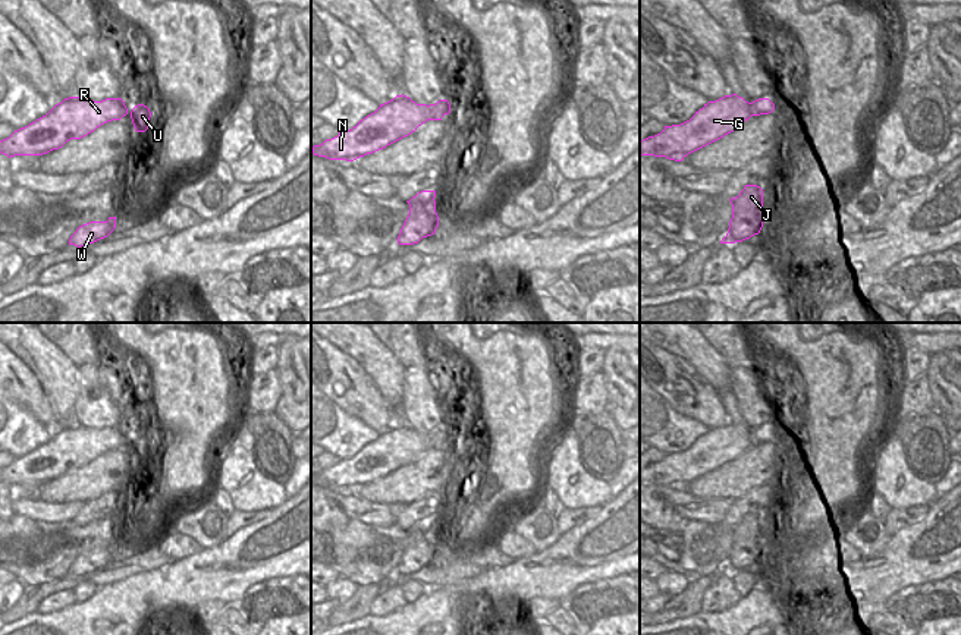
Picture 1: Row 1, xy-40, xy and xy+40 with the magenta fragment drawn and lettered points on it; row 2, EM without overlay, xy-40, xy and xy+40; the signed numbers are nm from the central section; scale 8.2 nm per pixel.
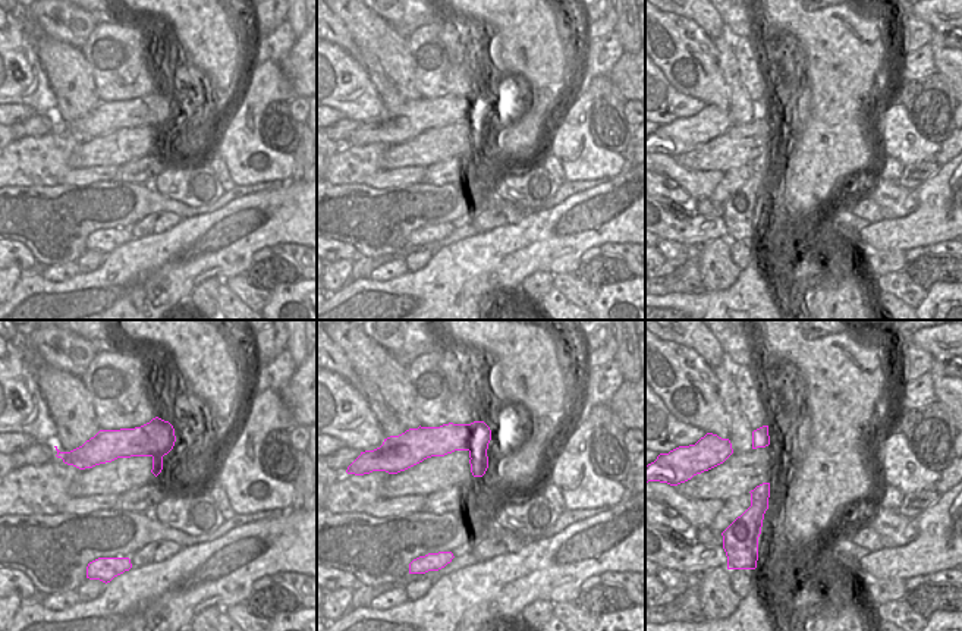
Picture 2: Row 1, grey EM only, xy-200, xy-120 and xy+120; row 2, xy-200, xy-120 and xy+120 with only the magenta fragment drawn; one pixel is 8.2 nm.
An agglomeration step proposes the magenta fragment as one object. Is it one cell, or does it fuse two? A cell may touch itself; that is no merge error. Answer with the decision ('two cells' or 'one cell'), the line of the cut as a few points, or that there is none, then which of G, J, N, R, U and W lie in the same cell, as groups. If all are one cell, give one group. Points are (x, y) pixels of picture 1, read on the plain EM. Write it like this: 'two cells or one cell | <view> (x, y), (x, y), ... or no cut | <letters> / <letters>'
two cells | xy (426, 434), (427, 448) | G N R U / J W

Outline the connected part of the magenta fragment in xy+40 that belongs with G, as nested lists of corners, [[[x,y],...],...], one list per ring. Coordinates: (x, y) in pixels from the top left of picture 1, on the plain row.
[[[737,422],[709,430],[681,452],[640,469],[640,484],[666,485],[682,490],[688,482],[737,459],[751,446],[751,434]]]

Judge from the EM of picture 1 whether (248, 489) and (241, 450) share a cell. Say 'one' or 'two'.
one

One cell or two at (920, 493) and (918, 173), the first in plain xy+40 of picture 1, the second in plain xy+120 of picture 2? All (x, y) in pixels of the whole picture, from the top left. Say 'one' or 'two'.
two

